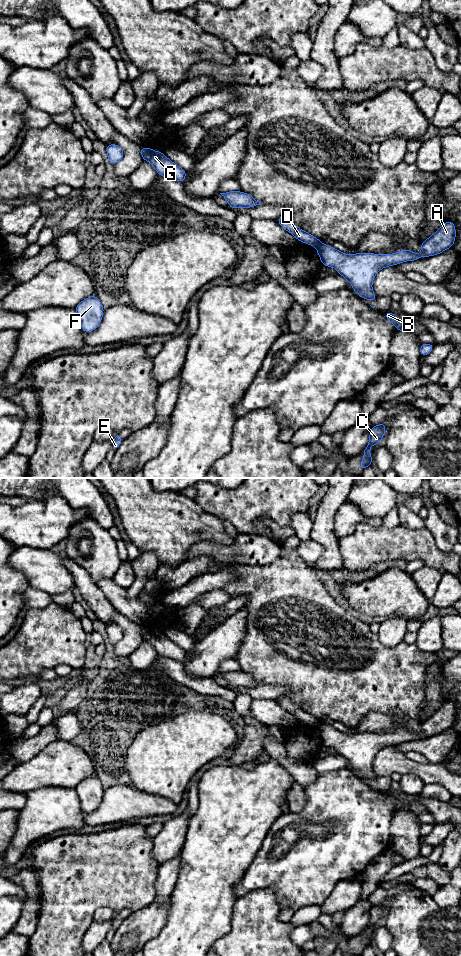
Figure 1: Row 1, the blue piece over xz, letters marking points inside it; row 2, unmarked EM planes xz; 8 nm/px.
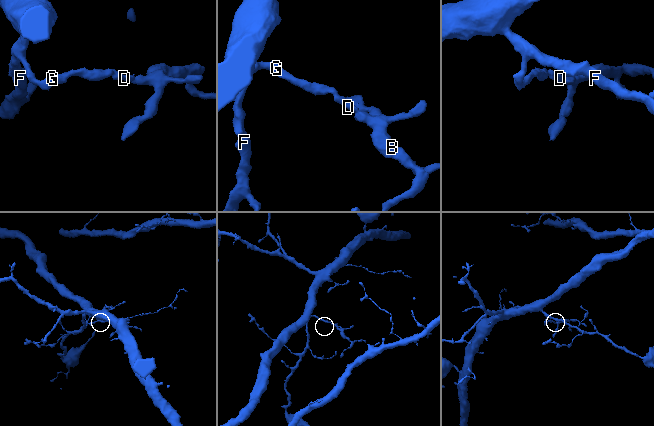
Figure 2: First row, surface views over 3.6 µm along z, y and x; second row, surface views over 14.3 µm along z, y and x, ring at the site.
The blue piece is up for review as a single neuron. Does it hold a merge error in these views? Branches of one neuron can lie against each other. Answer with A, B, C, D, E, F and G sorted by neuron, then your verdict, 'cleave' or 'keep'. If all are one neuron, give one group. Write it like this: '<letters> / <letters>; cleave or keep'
A B C / D E F G; cleave

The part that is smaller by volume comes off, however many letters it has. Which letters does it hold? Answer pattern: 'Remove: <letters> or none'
Remove: A, B, C

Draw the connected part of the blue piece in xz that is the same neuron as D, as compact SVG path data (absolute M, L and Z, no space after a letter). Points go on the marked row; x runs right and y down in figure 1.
M279 217L276 220L286 231L293 234L298 241L304 242L308 245L318 247L321 244L321 240L307 233L306 231L296 227L287 217Z

